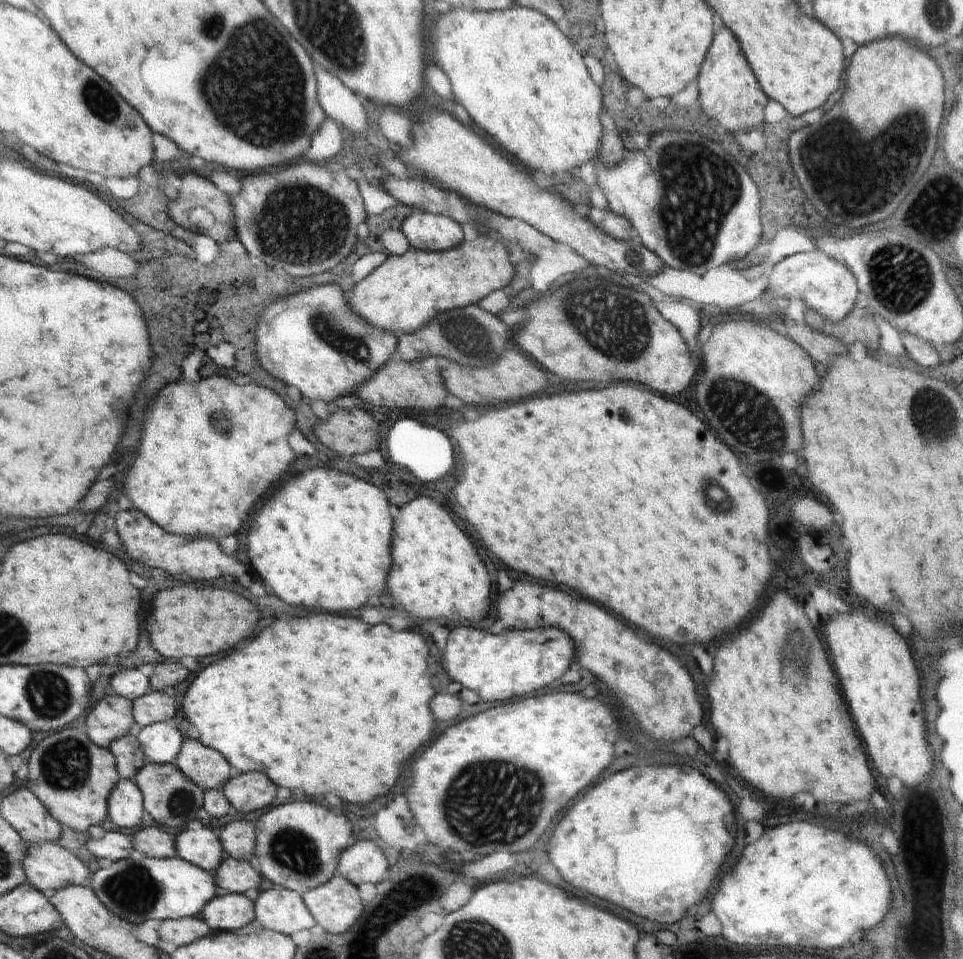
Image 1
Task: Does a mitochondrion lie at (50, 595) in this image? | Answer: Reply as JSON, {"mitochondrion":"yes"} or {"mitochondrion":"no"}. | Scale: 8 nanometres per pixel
{"mitochondrion":"no"}

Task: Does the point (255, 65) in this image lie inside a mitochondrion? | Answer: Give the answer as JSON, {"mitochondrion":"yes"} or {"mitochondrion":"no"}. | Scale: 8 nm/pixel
{"mitochondrion":"yes"}

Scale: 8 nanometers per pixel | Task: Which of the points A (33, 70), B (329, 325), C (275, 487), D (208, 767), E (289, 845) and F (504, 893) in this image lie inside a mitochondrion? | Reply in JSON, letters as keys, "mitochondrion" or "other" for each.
{"A":"other","B":"mitochondrion","C":"other","D":"other","E":"mitochondrion","F":"other"}

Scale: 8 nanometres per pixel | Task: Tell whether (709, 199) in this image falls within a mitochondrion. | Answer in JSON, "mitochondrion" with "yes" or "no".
{"mitochondrion":"yes"}

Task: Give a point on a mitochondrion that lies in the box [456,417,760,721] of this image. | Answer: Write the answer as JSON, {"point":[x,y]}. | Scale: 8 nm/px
{"point":[724,499]}

